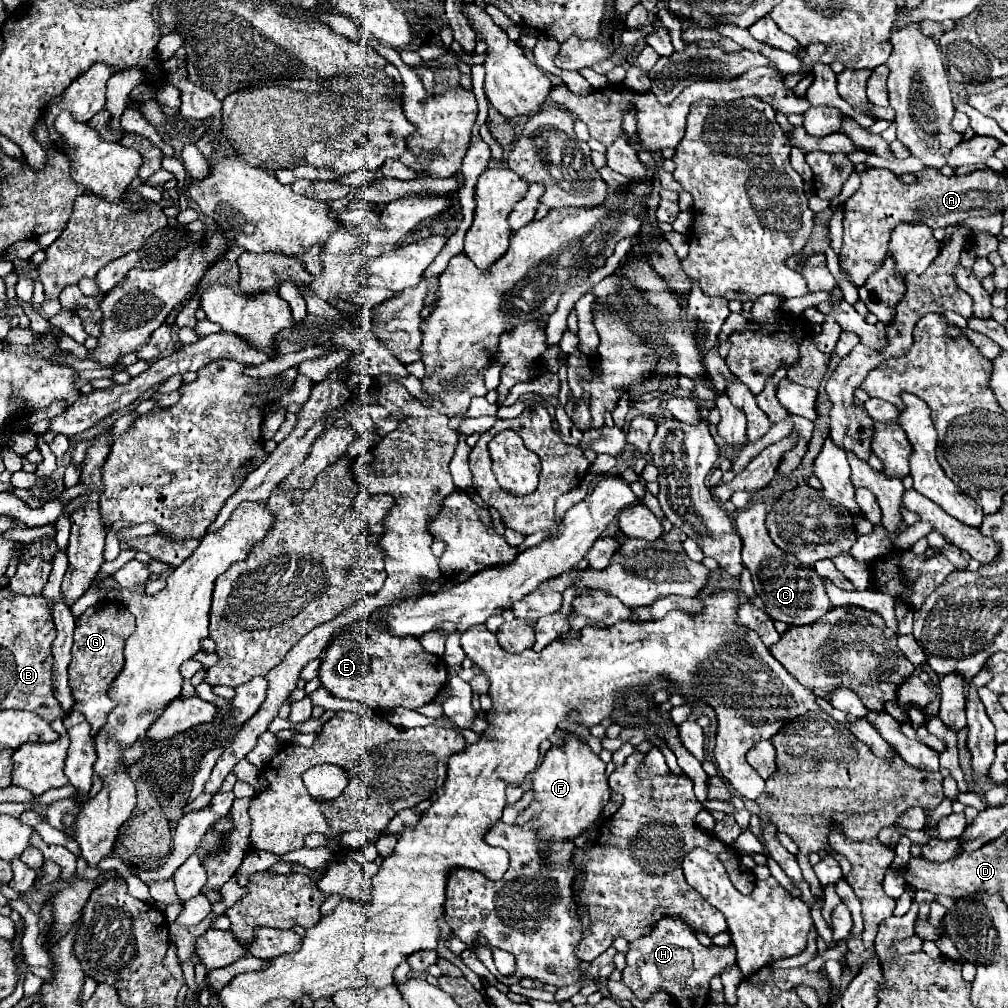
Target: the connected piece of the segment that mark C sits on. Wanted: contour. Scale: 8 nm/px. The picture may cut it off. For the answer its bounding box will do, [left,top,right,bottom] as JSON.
[735,498,833,626]

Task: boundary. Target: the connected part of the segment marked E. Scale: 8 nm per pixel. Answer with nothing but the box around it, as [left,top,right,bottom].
[319,622,447,708]

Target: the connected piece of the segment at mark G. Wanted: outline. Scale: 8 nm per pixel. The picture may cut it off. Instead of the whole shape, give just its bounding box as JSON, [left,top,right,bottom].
[69,600,135,738]

